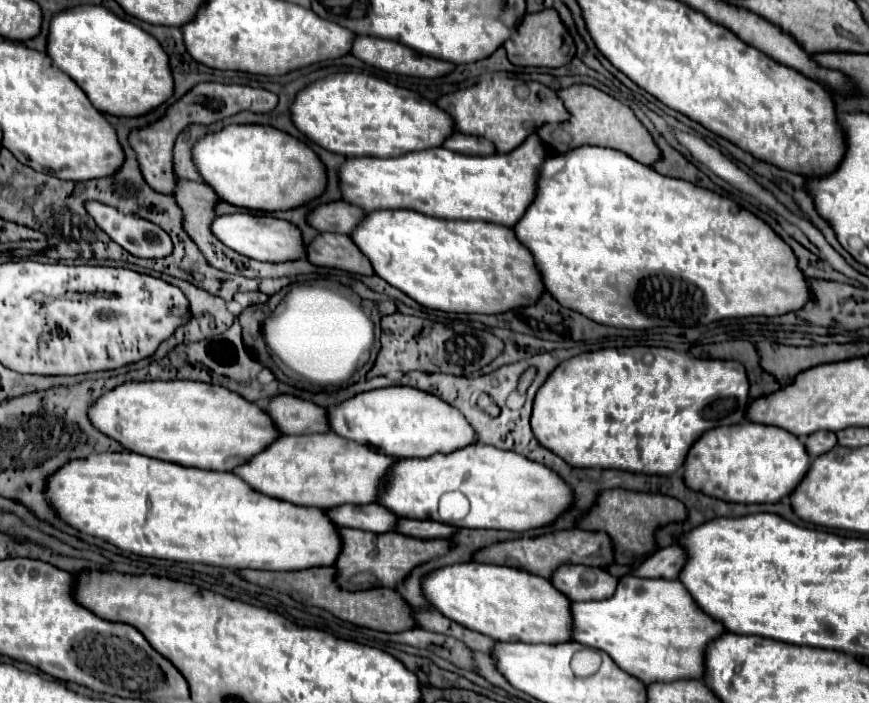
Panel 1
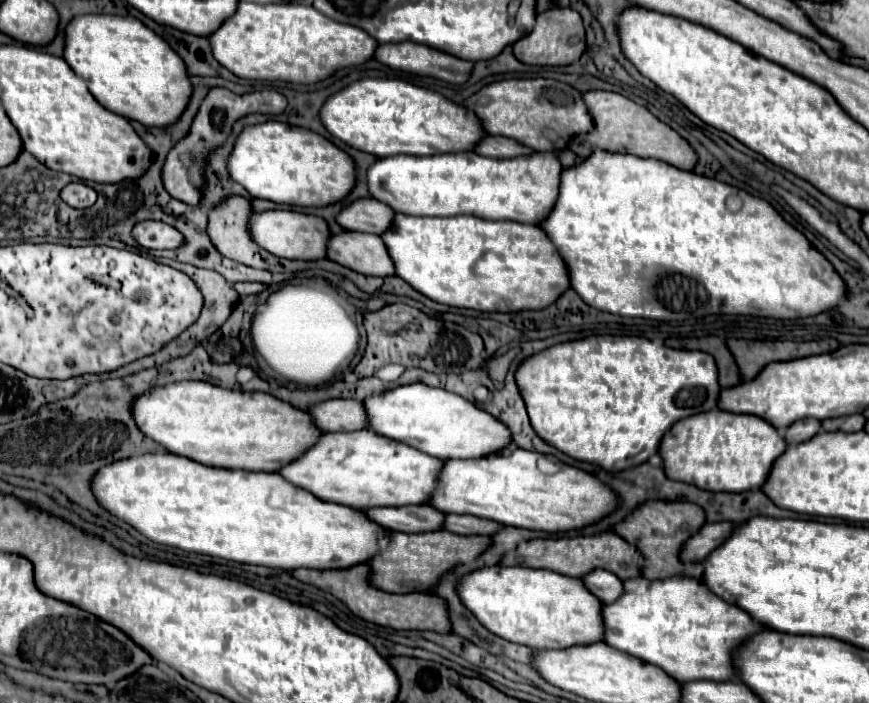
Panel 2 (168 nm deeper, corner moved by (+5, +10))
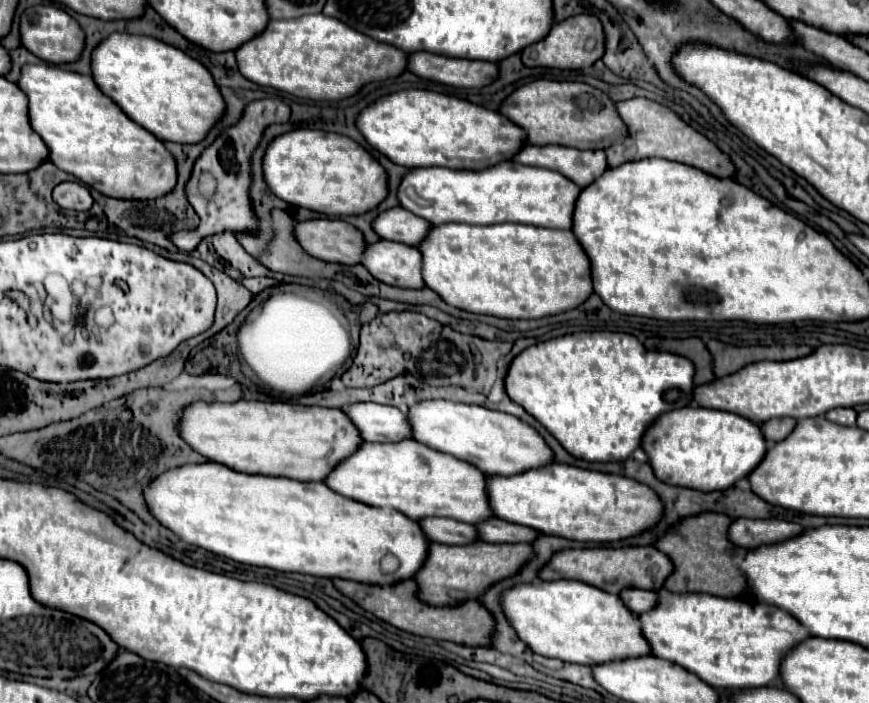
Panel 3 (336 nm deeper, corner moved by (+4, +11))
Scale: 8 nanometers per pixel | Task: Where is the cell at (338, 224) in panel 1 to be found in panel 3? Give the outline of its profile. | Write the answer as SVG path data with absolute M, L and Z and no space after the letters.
M394 207L390 211L384 211L376 217L374 229L382 239L406 243L406 245L418 245L422 237L426 237L432 229L432 223L428 223L422 217L416 217L414 213L406 211L404 207Z

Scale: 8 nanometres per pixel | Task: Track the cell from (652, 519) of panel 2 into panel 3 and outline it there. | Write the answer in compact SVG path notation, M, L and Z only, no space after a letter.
M702 513L698 517L688 517L678 525L678 533L668 533L658 541L658 549L666 553L674 563L674 573L666 581L666 589L672 593L708 593L718 597L740 597L748 591L748 579L740 563L748 555L748 549L738 551L738 547L728 539L728 529L734 523L728 515Z

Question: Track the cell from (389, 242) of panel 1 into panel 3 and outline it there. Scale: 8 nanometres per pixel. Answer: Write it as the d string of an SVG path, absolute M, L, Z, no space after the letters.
M444 223L430 231L430 235L418 245L418 251L422 253L422 275L426 287L436 291L448 305L470 313L504 319L542 319L576 309L594 293L588 255L572 231L542 229L518 223L486 227Z

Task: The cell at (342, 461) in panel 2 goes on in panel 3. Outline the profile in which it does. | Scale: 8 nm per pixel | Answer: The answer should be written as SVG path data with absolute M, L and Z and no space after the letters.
M406 439L400 443L364 443L352 457L342 461L324 483L344 497L362 501L372 507L392 507L414 521L424 517L448 517L454 521L478 525L494 517L486 491L486 475L478 471L478 467L448 453L434 451L432 447L426 447L414 439Z

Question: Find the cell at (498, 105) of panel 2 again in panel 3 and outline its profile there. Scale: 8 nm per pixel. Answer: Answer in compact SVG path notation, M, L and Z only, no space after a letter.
M538 79L512 93L502 103L500 113L528 133L528 143L564 145L576 149L606 149L614 143L626 141L626 123L618 119L618 111L614 111L614 107L614 99L586 83Z

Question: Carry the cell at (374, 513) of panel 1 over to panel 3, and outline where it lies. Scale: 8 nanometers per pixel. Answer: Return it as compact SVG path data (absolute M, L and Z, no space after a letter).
M422 519L420 527L424 529L426 537L434 543L466 545L466 543L480 541L474 525L460 523L460 521L454 521L454 519Z

